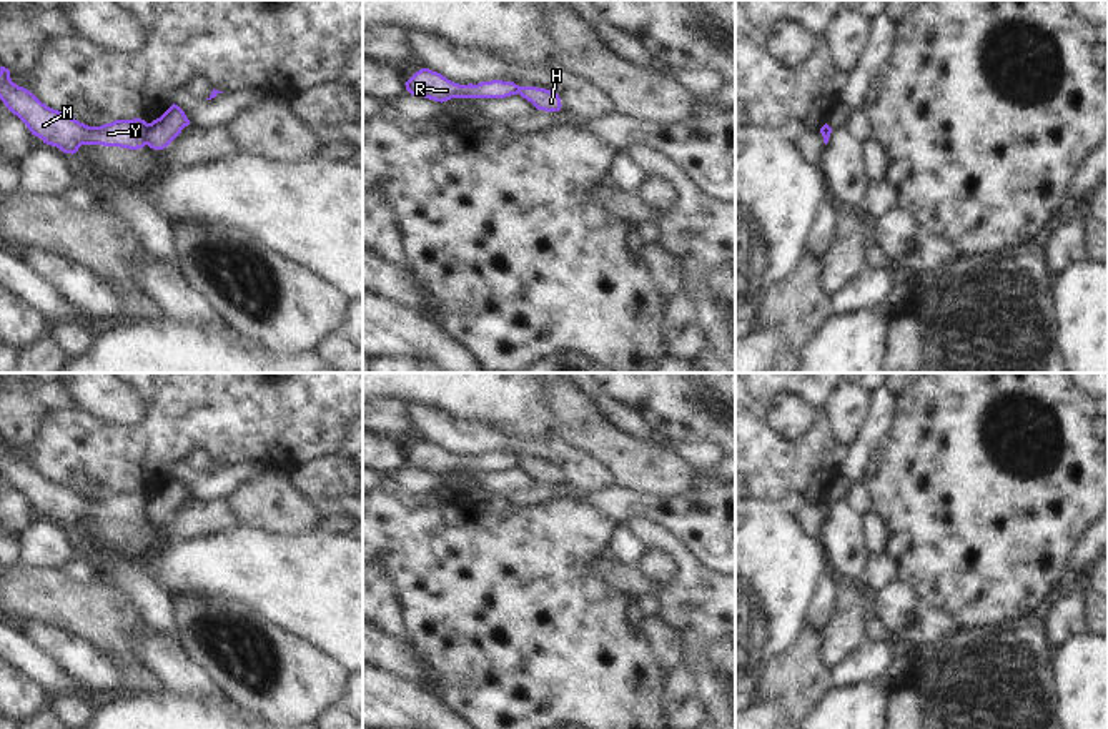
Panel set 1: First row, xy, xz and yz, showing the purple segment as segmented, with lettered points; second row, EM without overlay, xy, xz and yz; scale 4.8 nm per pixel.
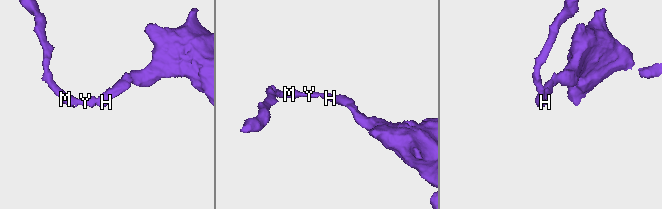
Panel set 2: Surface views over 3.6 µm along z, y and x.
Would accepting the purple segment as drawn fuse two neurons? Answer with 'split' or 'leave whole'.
split

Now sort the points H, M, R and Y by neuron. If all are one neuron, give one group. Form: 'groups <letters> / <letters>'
groups H / M R Y

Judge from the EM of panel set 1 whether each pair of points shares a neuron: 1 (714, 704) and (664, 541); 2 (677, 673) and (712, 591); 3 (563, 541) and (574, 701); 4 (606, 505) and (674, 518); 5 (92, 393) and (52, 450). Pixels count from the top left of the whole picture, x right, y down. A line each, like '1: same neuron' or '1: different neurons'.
1: same neuron
2: different neurons
3: same neuron
4: same neuron
5: different neurons

